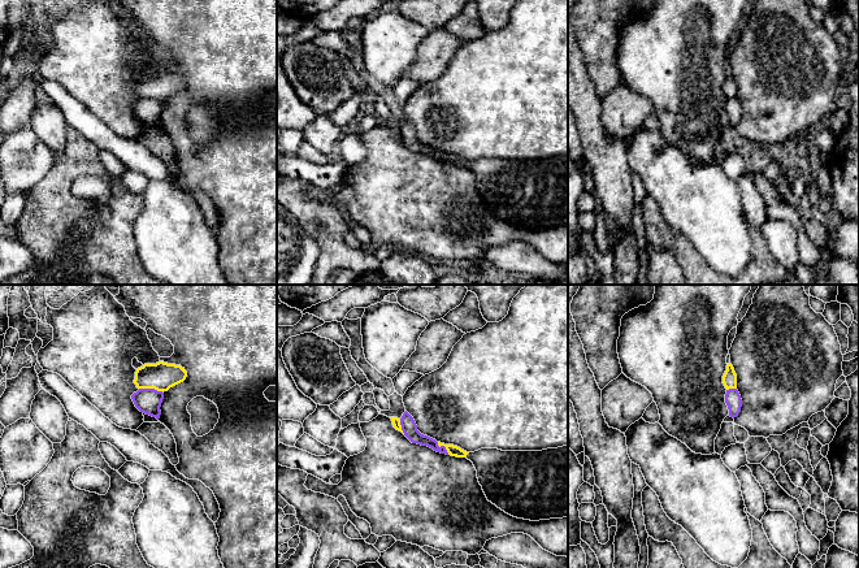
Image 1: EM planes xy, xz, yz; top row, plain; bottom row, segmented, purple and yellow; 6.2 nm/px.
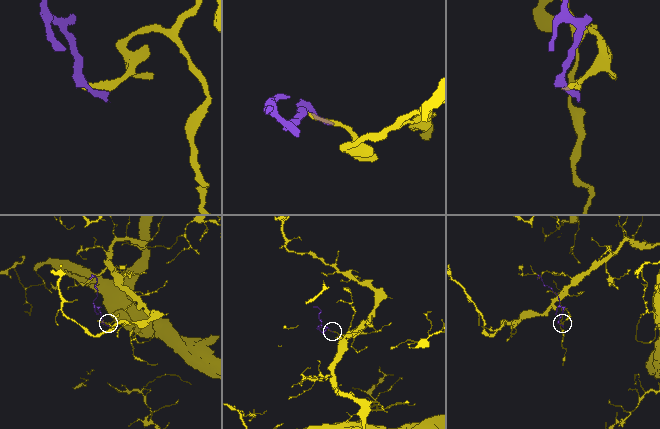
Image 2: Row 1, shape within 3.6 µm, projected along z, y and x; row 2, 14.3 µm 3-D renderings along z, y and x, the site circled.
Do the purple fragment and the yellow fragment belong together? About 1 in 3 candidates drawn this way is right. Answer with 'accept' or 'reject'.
reject

